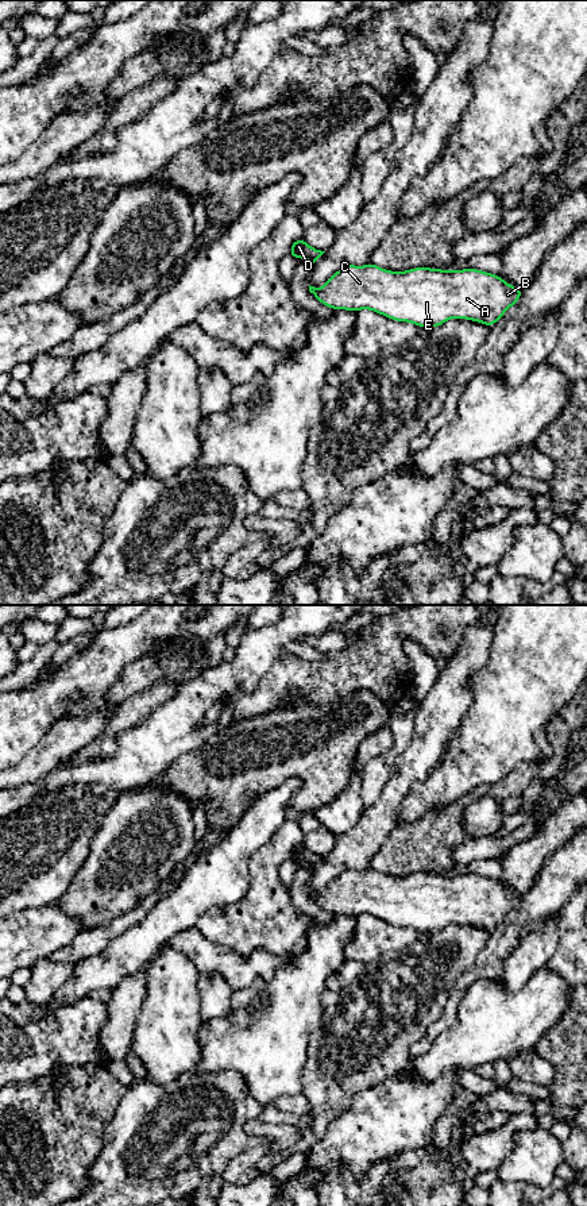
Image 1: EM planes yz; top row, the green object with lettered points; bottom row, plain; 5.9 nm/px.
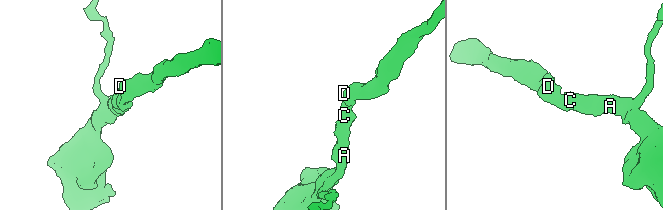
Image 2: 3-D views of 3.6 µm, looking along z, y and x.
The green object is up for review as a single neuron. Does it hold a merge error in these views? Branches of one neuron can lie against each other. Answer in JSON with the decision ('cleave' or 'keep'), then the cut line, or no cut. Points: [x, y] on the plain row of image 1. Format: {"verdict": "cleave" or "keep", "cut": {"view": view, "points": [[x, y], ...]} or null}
{"verdict": "keep", "cut": null}

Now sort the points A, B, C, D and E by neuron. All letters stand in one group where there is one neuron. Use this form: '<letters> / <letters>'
A B C D E

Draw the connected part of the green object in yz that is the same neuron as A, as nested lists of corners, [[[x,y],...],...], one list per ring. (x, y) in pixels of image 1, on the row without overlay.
[[[345,870],[327,889],[309,897],[331,914],[371,914],[395,926],[408,926],[418,932],[439,932],[448,924],[467,924],[493,932],[521,902],[524,894],[515,894],[498,879],[476,874],[440,875],[416,872],[408,876],[390,876],[376,870]]]

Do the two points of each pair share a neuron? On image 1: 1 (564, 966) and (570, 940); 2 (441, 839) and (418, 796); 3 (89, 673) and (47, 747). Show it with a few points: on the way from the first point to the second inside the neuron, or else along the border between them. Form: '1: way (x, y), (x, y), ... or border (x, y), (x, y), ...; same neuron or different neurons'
1: way (568, 959), (570, 947); same neuron
2: border (456, 800), (421, 817), (397, 824); different neurons
3: border (96, 711), (88, 715), (60, 716), (42, 739); different neurons

